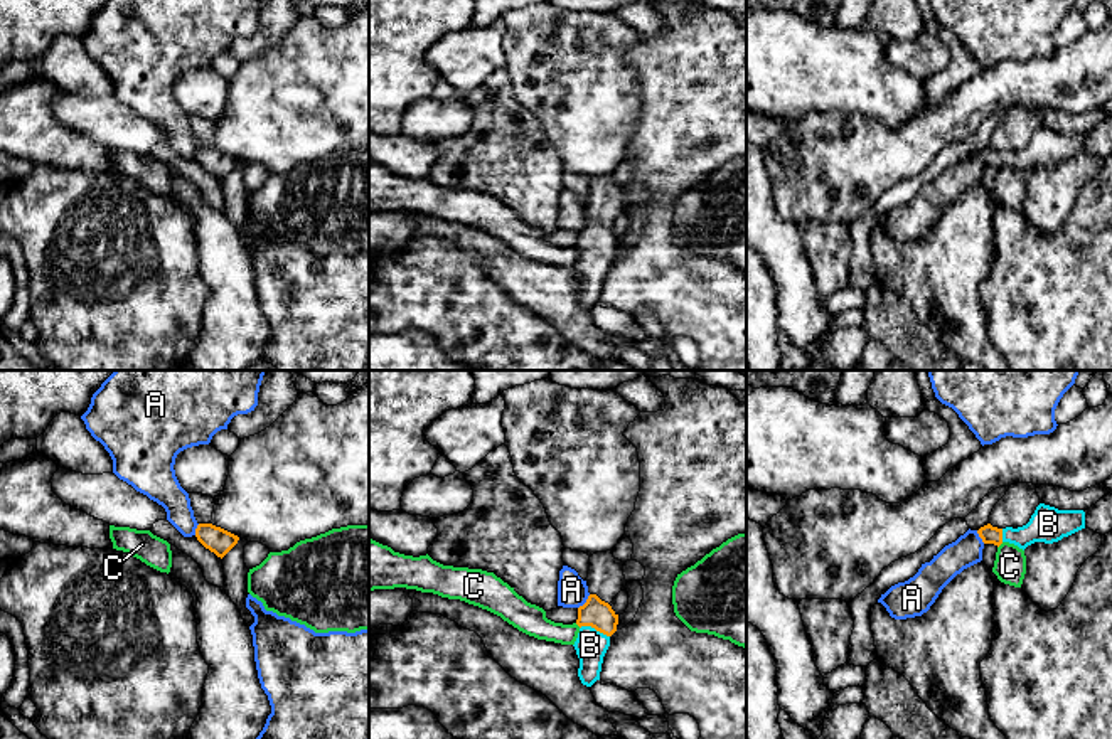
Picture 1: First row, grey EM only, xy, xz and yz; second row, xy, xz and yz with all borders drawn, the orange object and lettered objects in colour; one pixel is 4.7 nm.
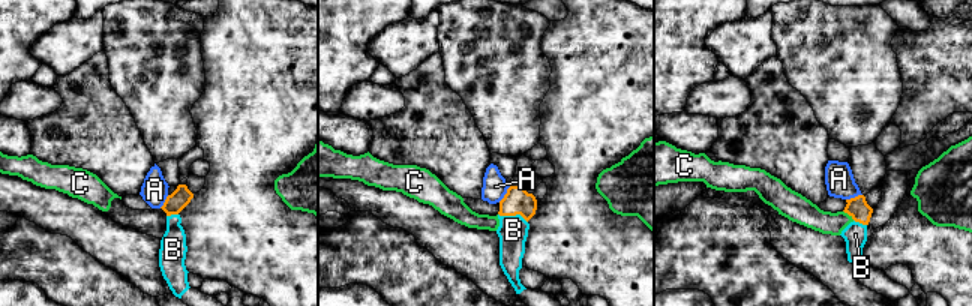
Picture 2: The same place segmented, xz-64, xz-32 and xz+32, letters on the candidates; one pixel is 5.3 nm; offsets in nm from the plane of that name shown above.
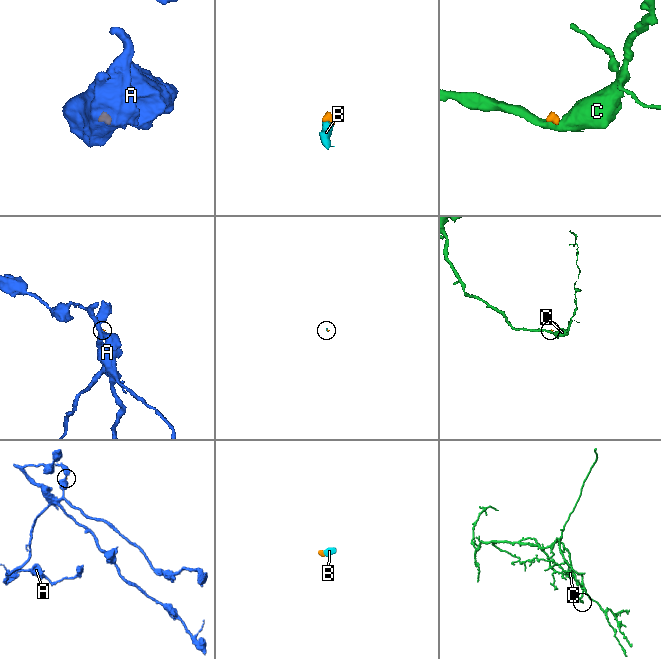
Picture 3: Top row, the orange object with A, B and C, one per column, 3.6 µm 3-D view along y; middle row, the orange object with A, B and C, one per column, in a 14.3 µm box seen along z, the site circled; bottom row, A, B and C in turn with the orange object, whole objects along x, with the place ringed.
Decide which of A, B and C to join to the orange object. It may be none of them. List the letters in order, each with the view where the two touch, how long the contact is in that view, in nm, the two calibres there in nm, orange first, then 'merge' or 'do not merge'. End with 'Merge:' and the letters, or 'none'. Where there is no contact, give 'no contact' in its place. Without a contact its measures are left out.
A: xz | 90 nm | 140/140 nm | do not merge
B: xz | 150 nm | 140/150 nm | merge
C: yz | 40 nm | 90/160 nm | do not merge
Merge: B

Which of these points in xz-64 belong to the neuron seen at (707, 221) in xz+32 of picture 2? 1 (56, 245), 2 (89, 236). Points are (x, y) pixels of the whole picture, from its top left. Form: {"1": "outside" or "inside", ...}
{"1": "inside", "2": "outside"}

